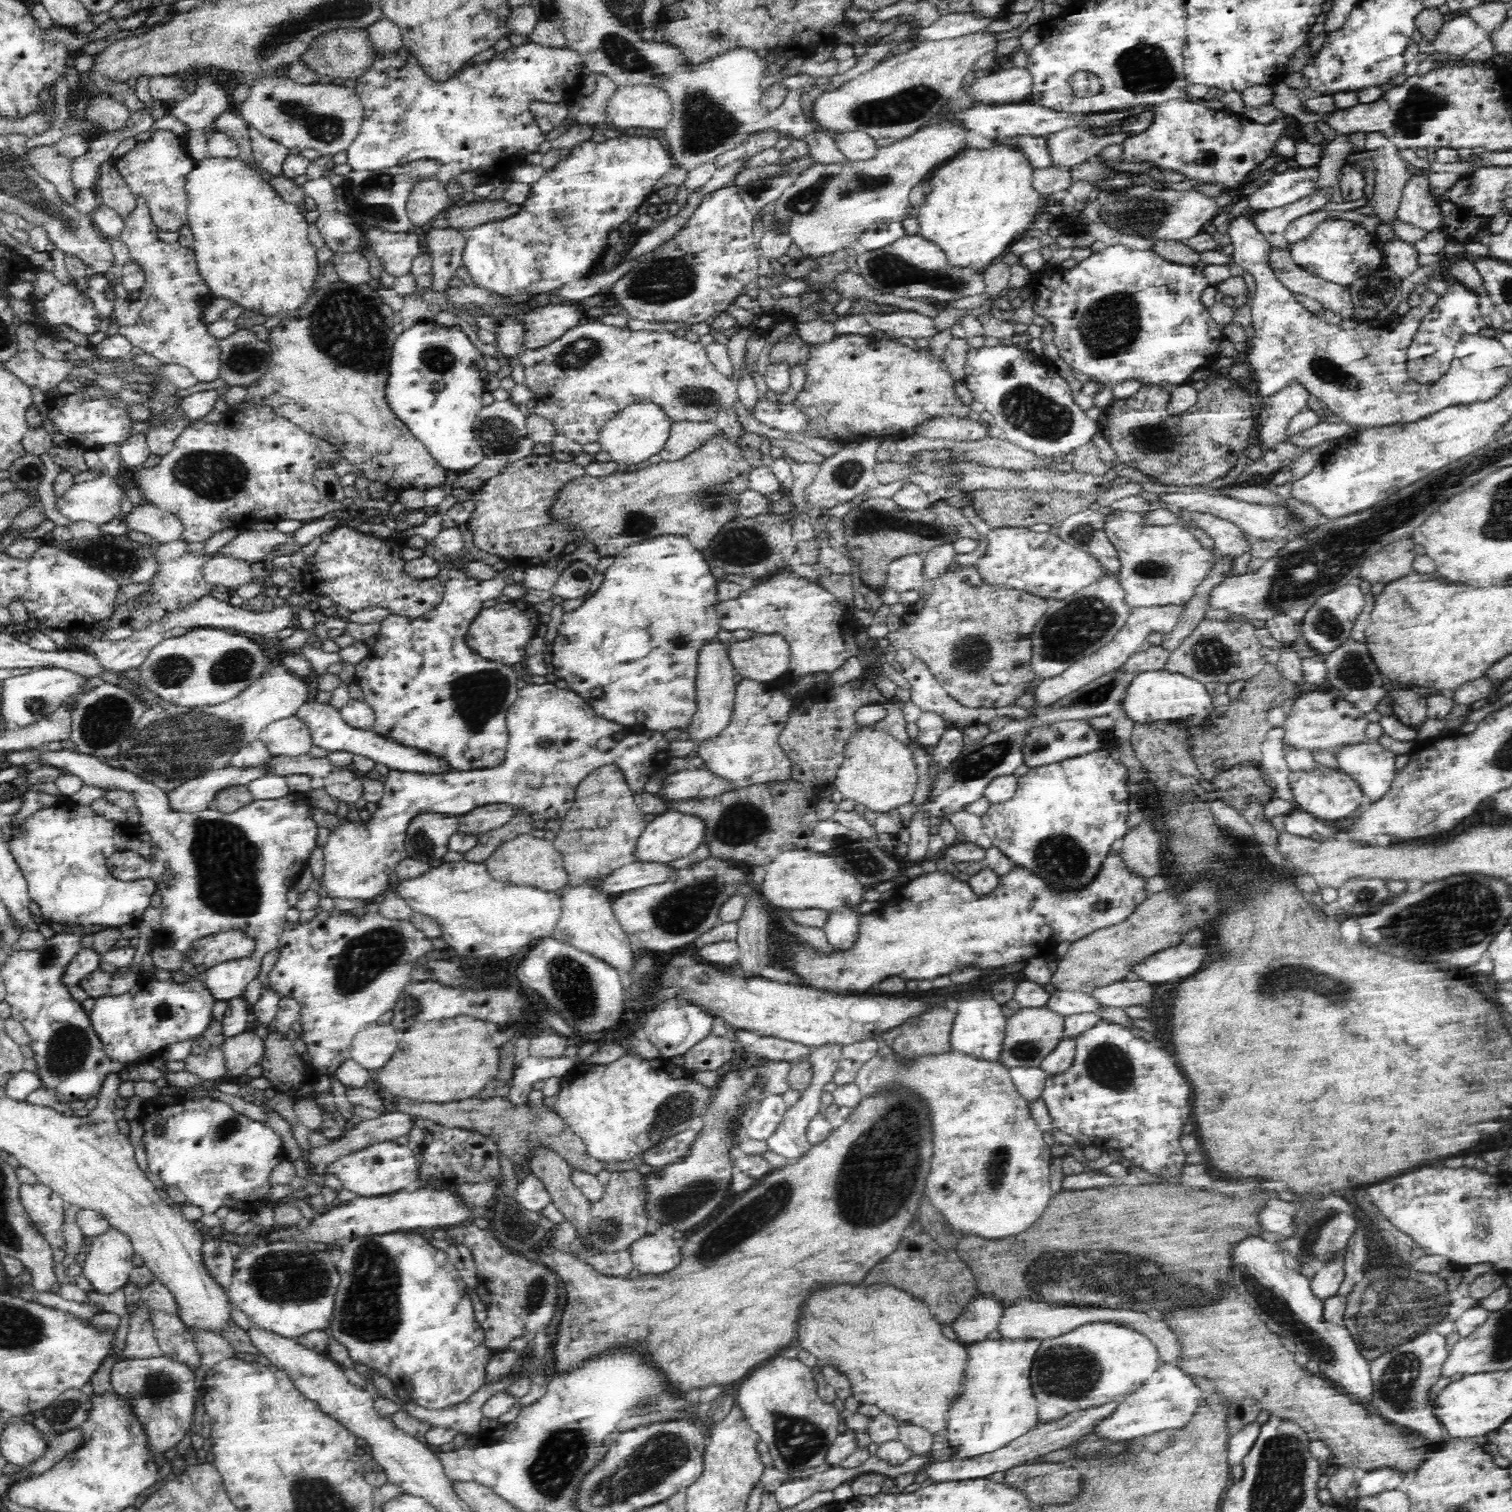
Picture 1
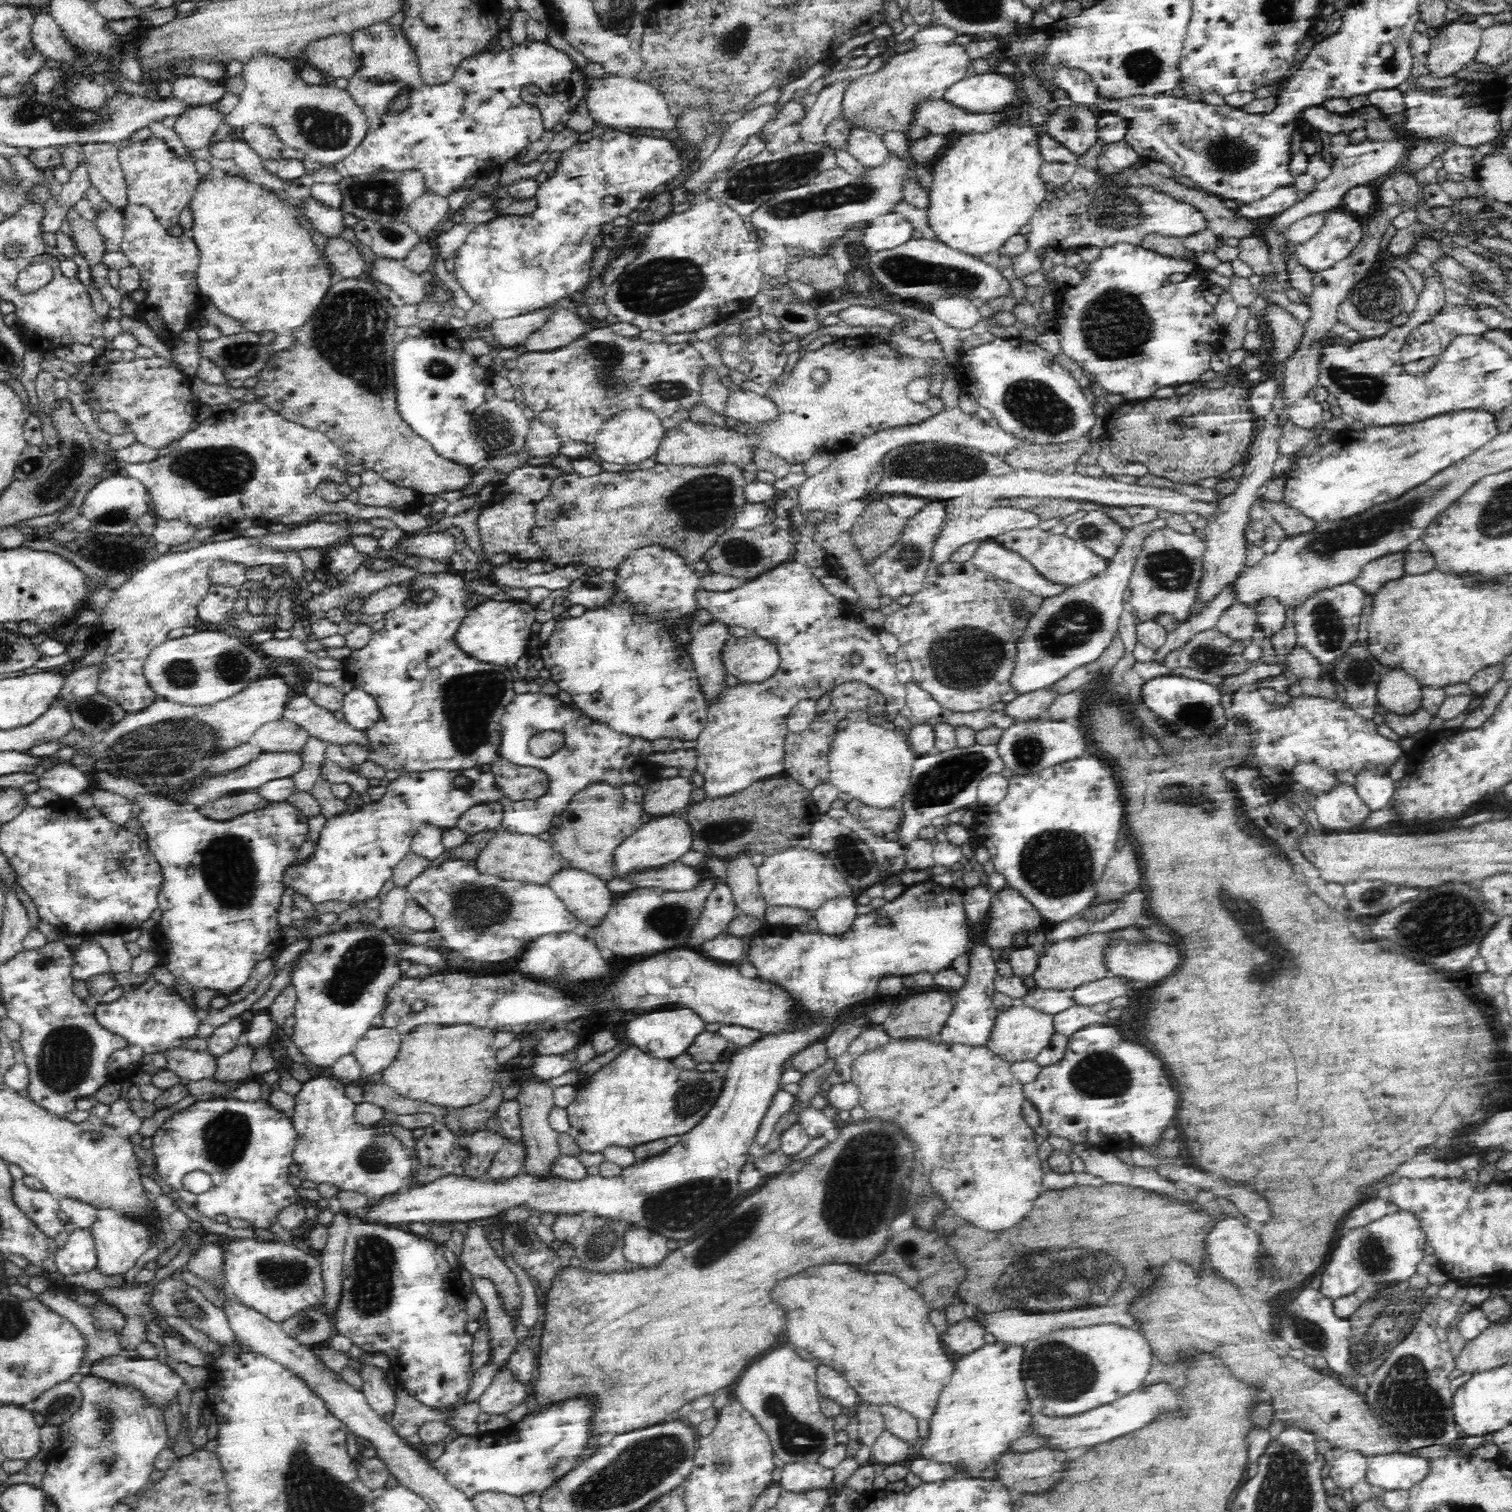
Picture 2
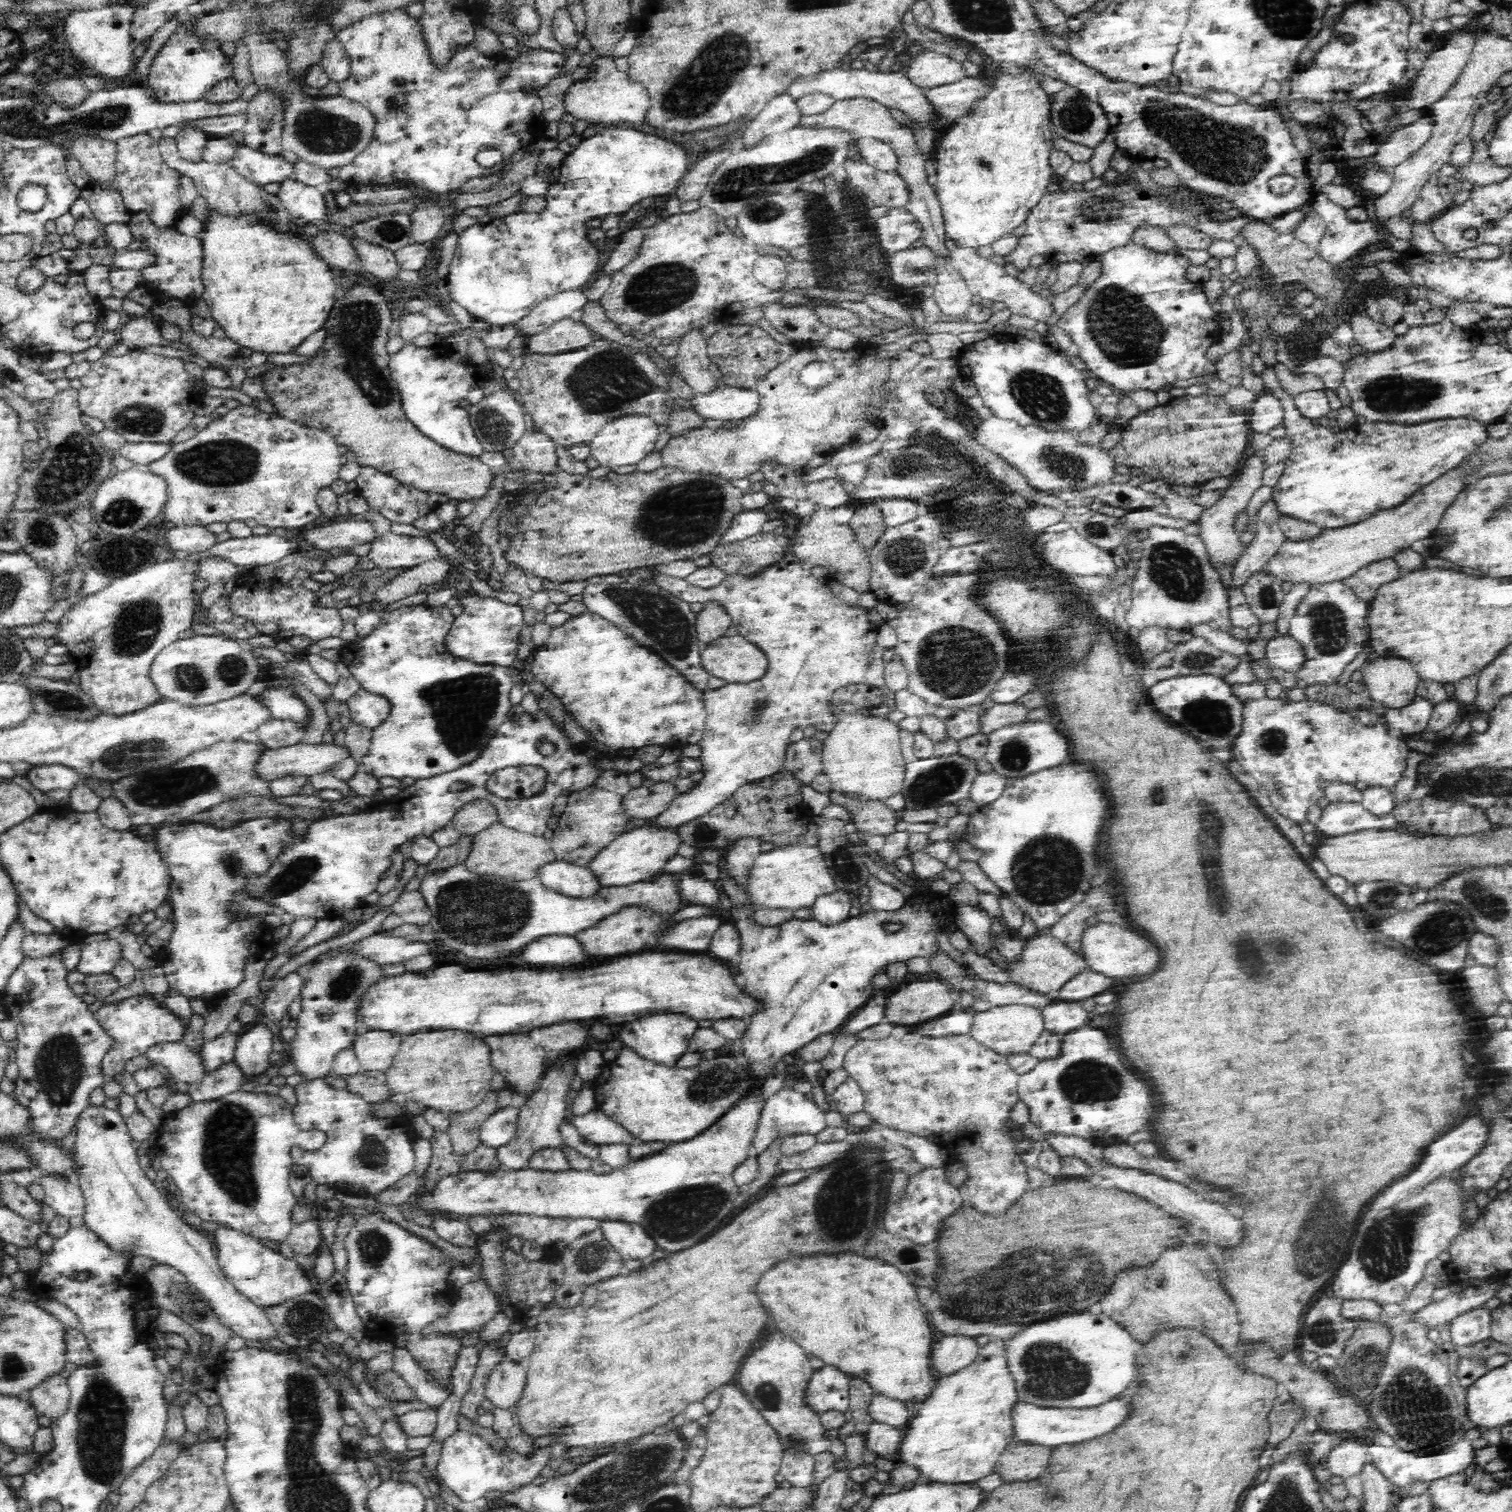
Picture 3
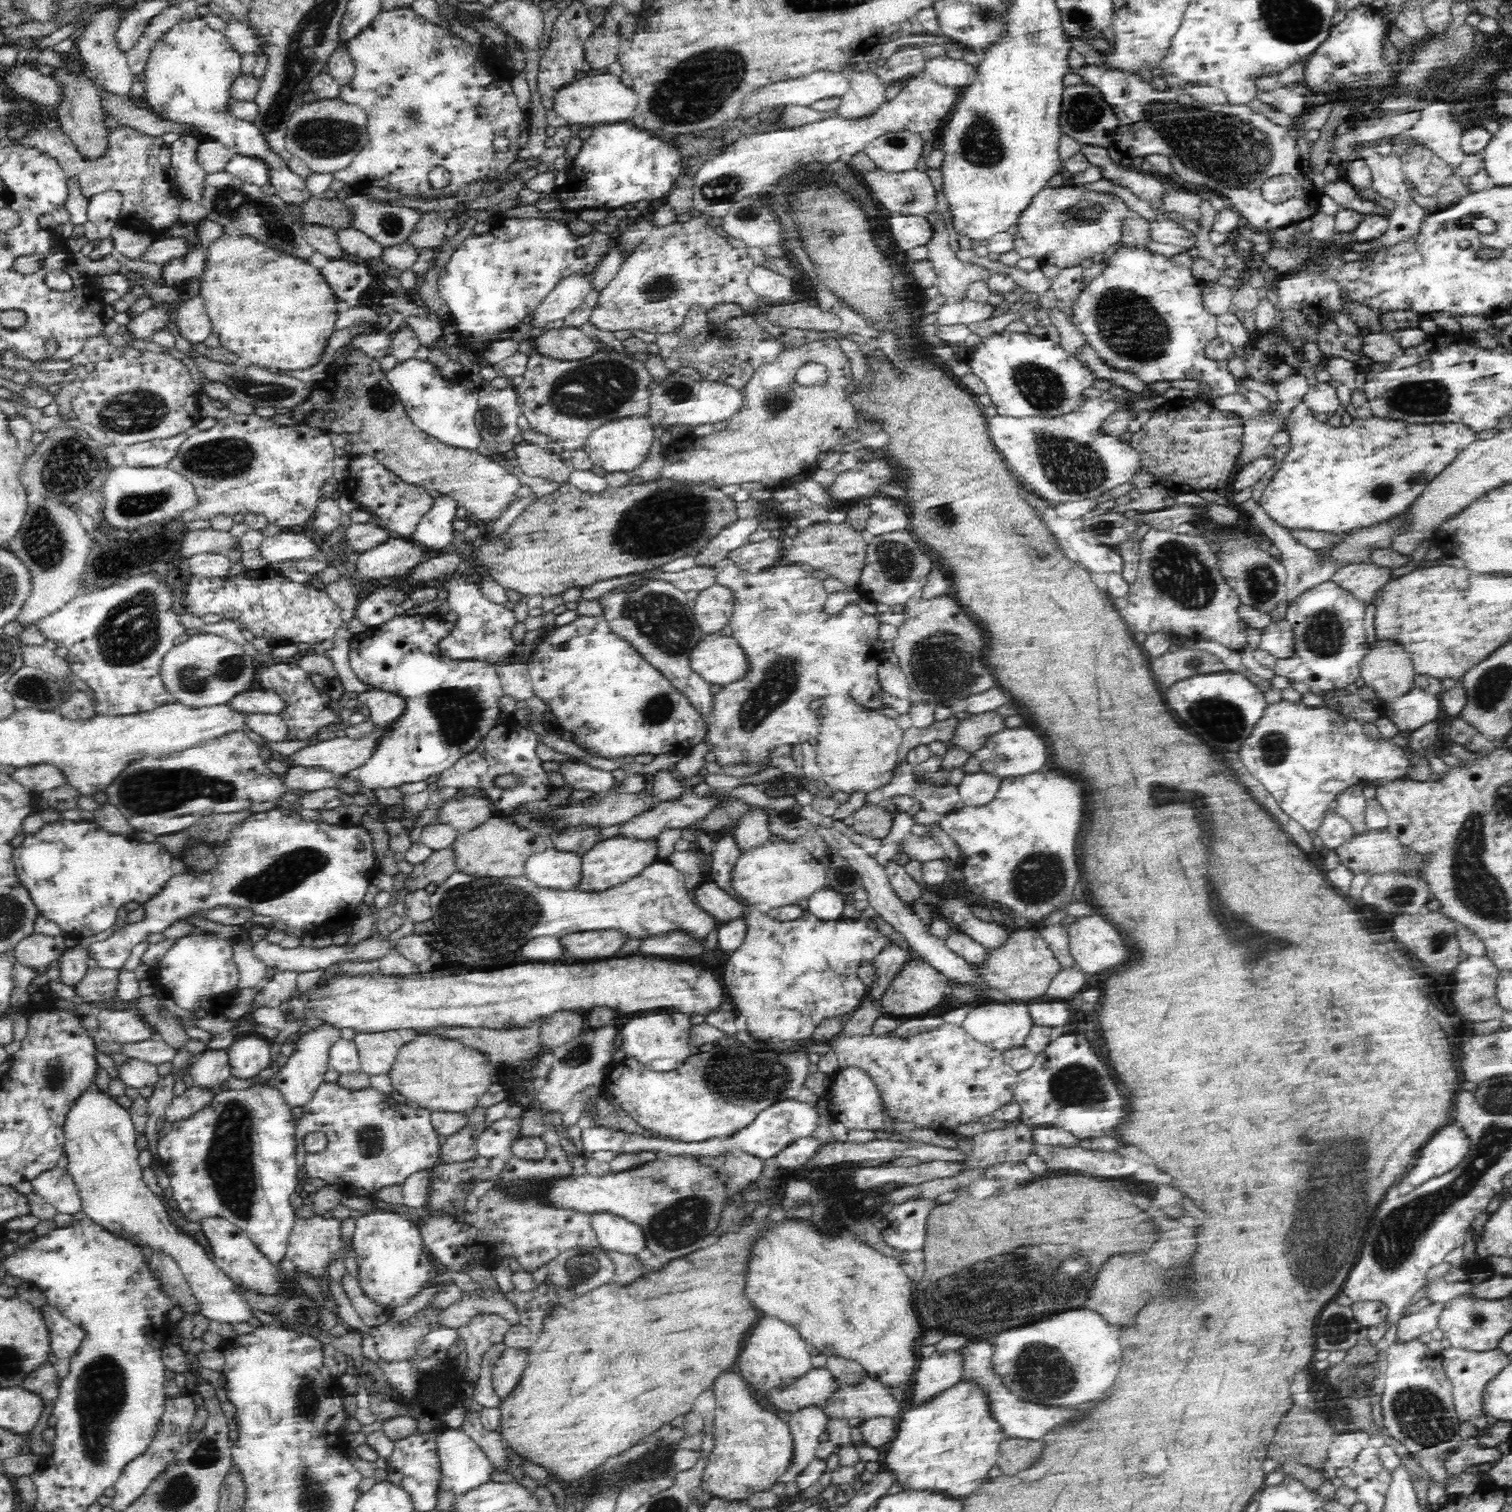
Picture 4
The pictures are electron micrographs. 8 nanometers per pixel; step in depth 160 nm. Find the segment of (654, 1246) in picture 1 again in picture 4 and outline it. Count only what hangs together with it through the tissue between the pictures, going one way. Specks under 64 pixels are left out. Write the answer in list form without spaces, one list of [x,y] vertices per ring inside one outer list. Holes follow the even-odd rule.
[[[594,1212],[590,1222],[599,1244],[611,1252],[639,1254],[646,1248],[646,1239],[638,1225],[622,1216]]]

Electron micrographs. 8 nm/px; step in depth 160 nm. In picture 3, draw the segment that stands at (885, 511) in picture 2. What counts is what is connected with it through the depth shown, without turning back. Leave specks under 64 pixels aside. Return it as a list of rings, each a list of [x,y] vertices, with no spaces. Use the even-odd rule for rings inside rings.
[[[876,504],[863,505],[855,509],[849,525],[854,529],[855,539],[867,549],[876,544],[886,529]]]

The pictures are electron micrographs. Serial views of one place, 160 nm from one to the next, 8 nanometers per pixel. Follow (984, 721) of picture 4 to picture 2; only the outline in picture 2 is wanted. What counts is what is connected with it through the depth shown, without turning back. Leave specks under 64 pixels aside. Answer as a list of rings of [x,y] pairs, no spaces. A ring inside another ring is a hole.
[[[1050,689],[1037,690],[1037,692],[1016,696],[1001,712],[1014,723],[1041,719],[1056,698],[1058,698],[1057,694]]]

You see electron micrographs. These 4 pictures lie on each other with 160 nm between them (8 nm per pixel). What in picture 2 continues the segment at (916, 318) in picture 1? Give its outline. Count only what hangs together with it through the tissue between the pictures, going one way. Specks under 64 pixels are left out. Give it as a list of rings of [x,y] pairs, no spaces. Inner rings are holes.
[[[851,305],[836,313],[841,324],[846,326],[864,326],[864,328],[888,327],[893,328],[906,318],[888,310],[864,305]]]

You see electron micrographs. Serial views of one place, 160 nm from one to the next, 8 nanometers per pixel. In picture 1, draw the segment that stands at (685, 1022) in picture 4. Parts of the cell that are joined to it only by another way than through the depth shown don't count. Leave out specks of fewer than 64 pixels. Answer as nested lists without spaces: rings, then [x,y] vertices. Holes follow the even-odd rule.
[[[670,998],[660,1002],[660,1004],[656,1004],[651,1011],[646,1012],[641,1022],[638,1035],[646,1038],[654,1048],[658,1048],[658,1052],[660,1052],[663,1057],[670,1059],[672,1056],[683,1056],[683,1054],[686,1054],[699,1040],[712,1034],[712,1022],[714,1022],[714,1019],[710,1015],[707,1015],[702,1009],[692,1006],[687,1000]]]

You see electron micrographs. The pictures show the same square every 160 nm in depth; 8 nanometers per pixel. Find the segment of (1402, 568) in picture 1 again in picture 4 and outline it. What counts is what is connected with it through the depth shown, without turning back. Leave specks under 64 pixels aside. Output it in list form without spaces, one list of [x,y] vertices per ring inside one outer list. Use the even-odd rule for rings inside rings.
[[[1370,562],[1350,563],[1340,567],[1330,580],[1363,603],[1373,602],[1374,594],[1390,580],[1391,569]]]

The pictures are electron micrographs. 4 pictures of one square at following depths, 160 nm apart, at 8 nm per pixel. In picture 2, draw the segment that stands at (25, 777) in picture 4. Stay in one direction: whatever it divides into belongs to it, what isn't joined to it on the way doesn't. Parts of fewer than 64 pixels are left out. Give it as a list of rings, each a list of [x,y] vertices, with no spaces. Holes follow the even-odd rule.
[[[57,764],[52,768],[38,771],[40,788],[48,788],[62,800],[69,800],[73,794],[86,790],[88,780],[83,772],[72,764]]]

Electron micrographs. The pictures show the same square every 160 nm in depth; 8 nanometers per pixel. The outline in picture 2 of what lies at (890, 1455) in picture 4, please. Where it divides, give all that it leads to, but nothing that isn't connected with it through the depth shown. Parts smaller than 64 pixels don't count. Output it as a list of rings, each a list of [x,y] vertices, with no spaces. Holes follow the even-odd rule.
[[[1003,1342],[982,1345],[968,1356],[957,1359],[950,1378],[942,1387],[934,1412],[929,1418],[930,1430],[924,1440],[914,1446],[912,1457],[920,1456],[930,1462],[949,1464],[955,1469],[952,1478],[976,1478],[982,1470],[990,1468],[998,1458],[1011,1449],[1011,1445],[1025,1435],[1032,1416],[1030,1403],[1022,1380],[1021,1362],[1023,1345],[1012,1346]]]

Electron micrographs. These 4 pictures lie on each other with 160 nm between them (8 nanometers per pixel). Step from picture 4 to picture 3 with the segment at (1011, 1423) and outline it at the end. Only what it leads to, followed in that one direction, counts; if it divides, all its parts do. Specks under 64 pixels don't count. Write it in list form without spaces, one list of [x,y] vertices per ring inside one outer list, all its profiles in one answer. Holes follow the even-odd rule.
[[[1018,1399],[1011,1406],[1014,1438],[1018,1438],[1022,1443],[1044,1447],[1054,1447],[1056,1444],[1066,1444],[1066,1442],[1082,1442],[1086,1438],[1100,1436],[1112,1430],[1124,1418],[1126,1418],[1126,1402],[1120,1400],[1110,1400],[1108,1404],[1099,1404],[1090,1408],[1050,1408],[1028,1404]]]

